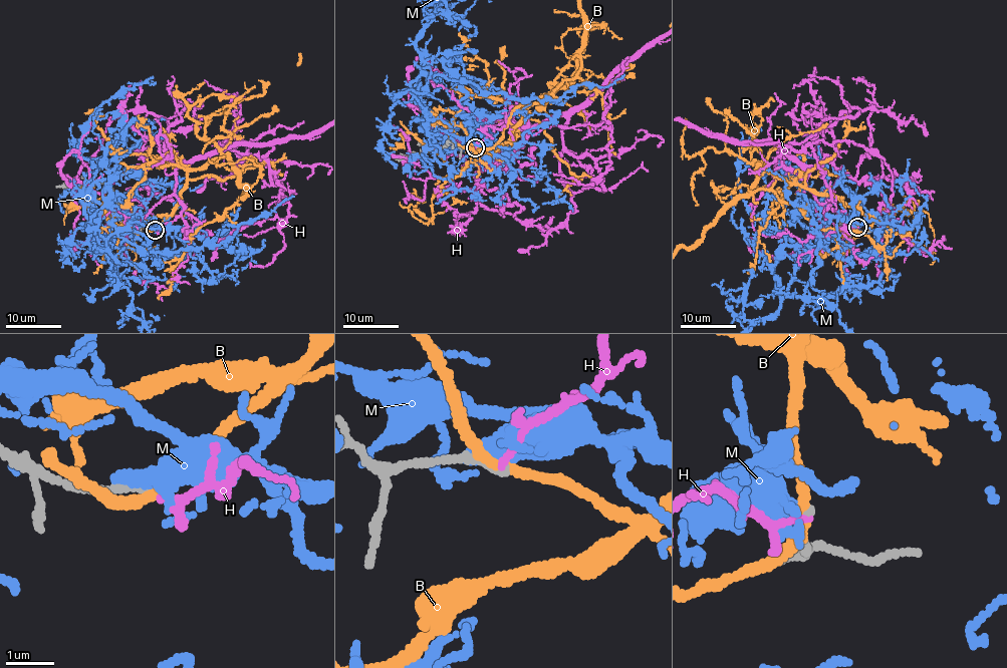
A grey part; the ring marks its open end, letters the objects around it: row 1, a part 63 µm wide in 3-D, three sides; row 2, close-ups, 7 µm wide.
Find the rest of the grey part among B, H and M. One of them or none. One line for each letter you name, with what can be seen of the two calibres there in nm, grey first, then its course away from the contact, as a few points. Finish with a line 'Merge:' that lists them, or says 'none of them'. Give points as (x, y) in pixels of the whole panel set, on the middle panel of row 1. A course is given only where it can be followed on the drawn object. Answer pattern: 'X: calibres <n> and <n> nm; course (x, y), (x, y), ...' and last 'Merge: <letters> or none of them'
Merge: none of them

